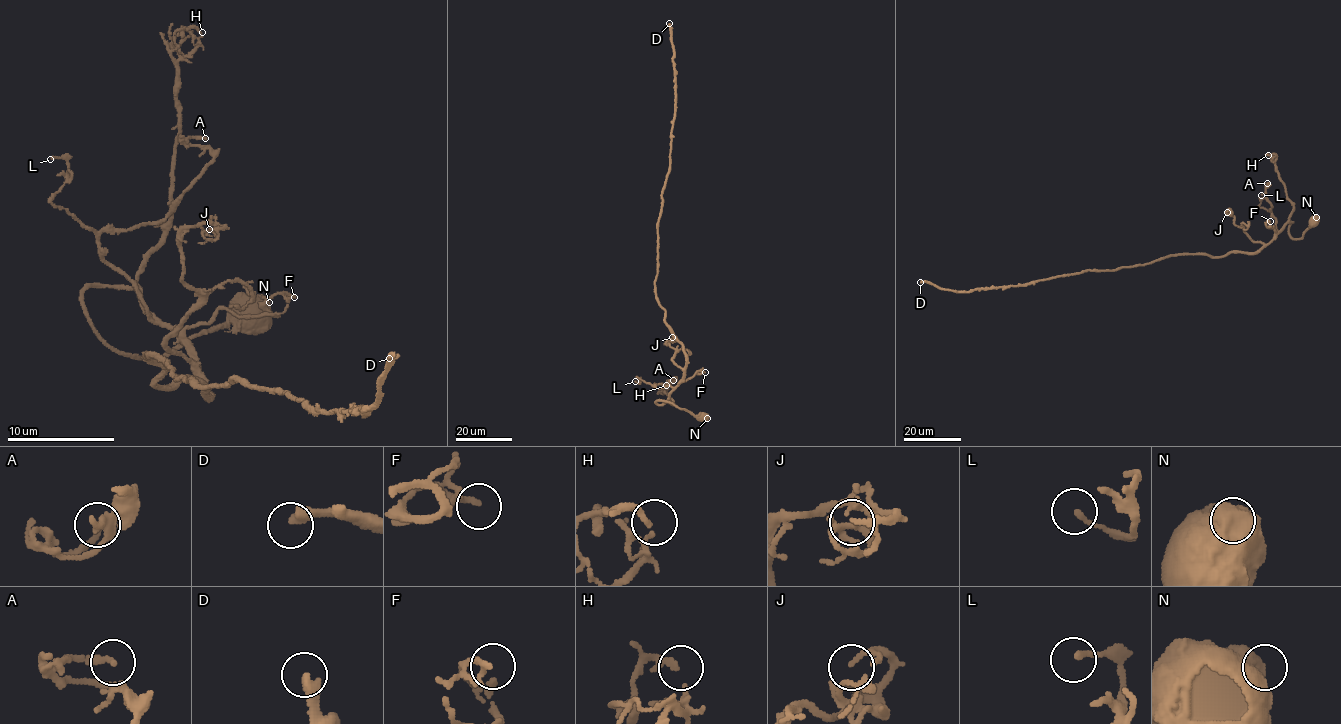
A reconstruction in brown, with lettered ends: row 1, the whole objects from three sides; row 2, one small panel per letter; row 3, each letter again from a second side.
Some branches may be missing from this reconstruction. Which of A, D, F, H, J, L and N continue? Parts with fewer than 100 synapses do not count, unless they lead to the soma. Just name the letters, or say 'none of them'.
D

